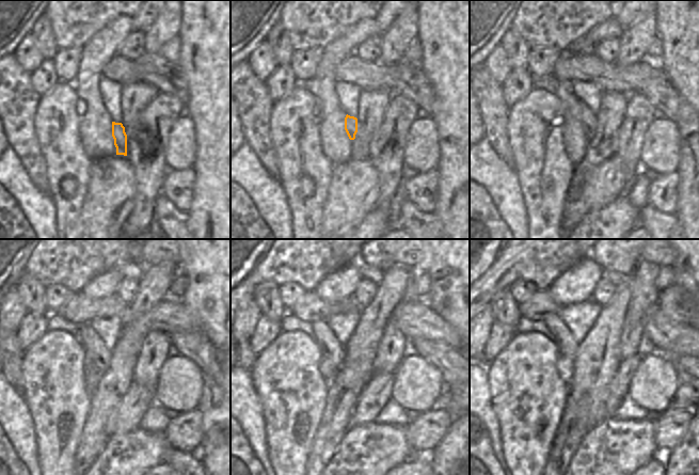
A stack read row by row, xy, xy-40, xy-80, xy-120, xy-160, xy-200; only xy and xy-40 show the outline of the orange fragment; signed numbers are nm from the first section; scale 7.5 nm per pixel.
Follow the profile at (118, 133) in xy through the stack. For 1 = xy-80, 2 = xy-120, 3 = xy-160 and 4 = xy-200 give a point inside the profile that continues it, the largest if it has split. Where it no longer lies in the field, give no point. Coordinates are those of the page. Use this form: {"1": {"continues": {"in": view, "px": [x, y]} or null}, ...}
{"1": {"continues": {"in": "xy-80", "px": [587, 119]}}, "2": {"continues": {"in": "xy-120", "px": [96, 353]}}, "3": {"continues": {"in": "xy-160", "px": [331, 349]}}, "4": {"continues": {"in": "xy-200", "px": [567, 346]}}}

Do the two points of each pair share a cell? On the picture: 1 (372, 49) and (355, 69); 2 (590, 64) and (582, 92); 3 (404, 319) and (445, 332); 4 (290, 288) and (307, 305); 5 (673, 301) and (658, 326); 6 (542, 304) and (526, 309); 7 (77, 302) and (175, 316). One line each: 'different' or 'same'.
1: different
2: different
3: same
4: different
5: different
6: same
7: same

